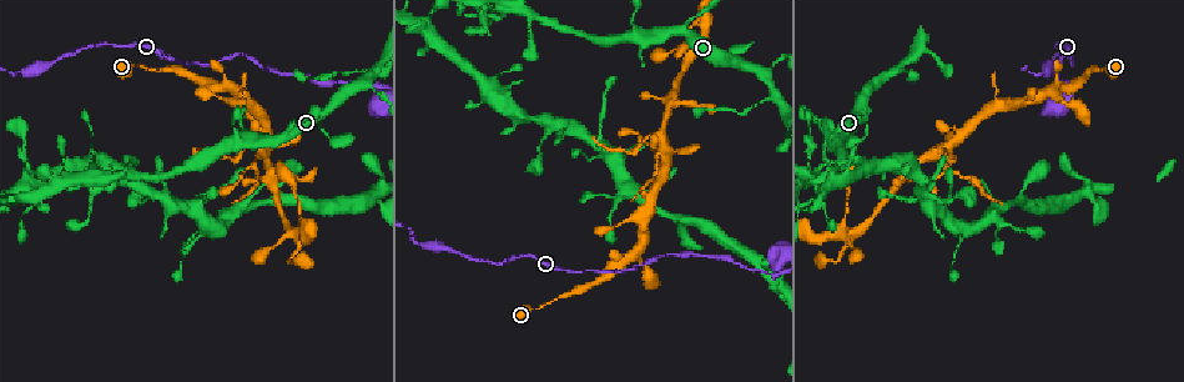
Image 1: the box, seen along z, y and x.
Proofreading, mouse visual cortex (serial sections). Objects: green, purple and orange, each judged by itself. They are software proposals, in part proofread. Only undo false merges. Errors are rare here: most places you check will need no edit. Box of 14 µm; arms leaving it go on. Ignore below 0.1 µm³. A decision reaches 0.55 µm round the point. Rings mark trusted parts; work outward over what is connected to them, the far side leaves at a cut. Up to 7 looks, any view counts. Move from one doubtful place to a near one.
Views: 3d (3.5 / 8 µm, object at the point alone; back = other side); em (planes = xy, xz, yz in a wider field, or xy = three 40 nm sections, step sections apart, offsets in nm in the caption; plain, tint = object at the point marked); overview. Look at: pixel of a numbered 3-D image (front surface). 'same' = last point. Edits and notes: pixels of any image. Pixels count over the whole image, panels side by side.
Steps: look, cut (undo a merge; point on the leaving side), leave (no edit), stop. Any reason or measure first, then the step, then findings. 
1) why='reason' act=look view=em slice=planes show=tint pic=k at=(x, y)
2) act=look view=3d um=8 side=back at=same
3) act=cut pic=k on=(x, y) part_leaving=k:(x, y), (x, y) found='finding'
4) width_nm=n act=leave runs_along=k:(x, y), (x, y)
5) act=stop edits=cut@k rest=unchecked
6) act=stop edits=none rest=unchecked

why='sudden change in width' act=look view=3d um=3.5 pic=1 at=(875, 84)

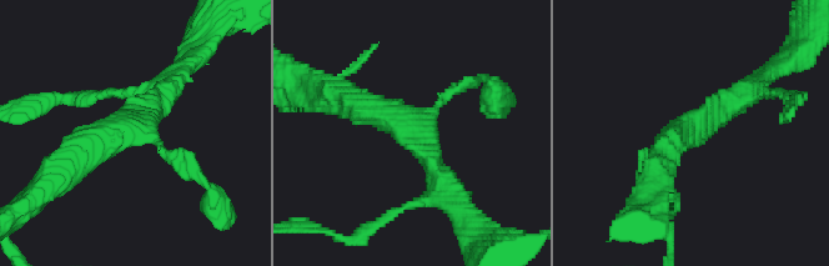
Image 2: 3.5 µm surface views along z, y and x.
arms=3 arm_widths_nm=150,300,400 act=look view=em slice=xy step=1 show=tint pic=2 at=(130, 126)

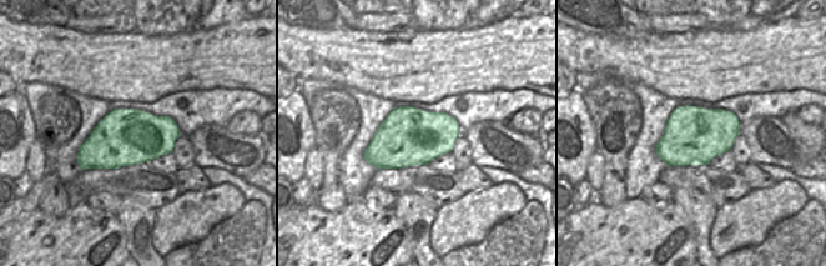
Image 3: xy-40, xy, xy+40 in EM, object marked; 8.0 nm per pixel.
width_nm=480 act=leave runs_along=2:(345, 98), (418, 135), (448, 190) found='one cell here'

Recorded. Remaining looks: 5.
why='abrupt turn' act=look view=3d um=8 pic=1 at=(777, 276)

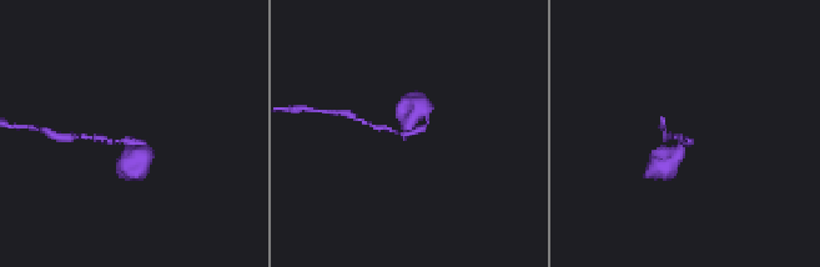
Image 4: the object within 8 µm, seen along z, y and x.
act=look view=em slice=xy step=1 show=tint pic=4 at=(127, 140)

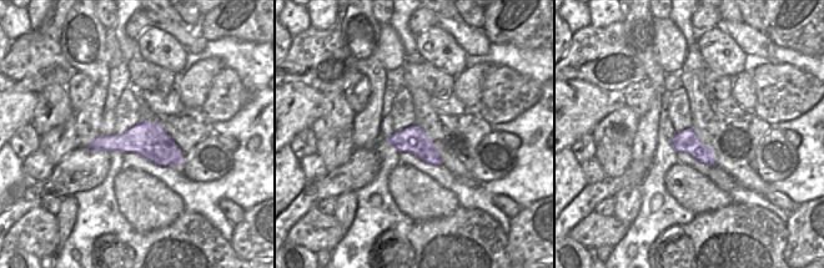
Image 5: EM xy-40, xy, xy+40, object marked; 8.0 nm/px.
act=leave runs_along=4:(91, 137), (130, 142), (135, 166) found='one cell here'

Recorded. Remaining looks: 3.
why='sharp bend' act=look view=3d um=3.5 pic=1 at=(23, 190)

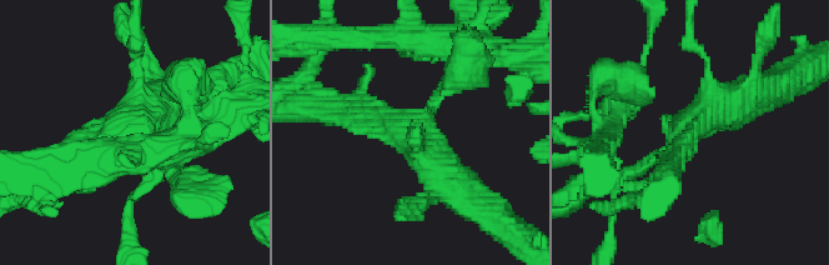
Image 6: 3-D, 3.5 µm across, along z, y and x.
arms=4 arm_widths_nm=200,200,300,500 why='shape alone is not enough' act=look view=em slice=xy step=5 show=plain pic=6 at=(421, 119)

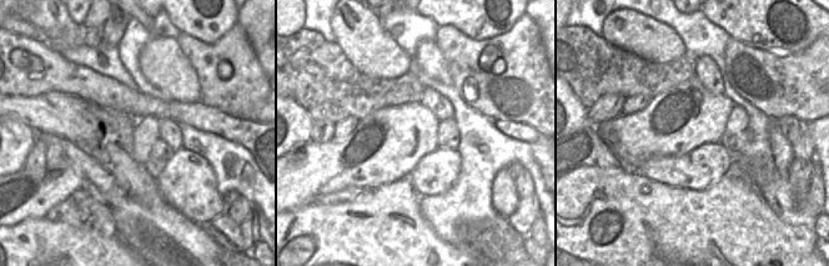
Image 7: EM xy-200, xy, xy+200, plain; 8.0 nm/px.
act=look view=em slice=xy step=5 show=tint at=same

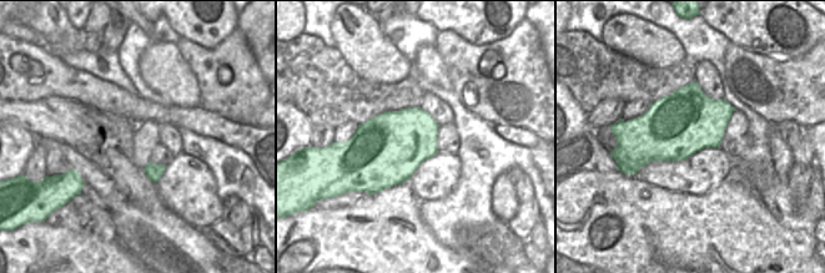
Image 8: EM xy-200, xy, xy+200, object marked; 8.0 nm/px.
act=leave runs_along=6:(626, 176), (689, 123), (740, 100) found='all the same cell'

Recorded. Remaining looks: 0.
act=stop edits=none rest=unchecked

